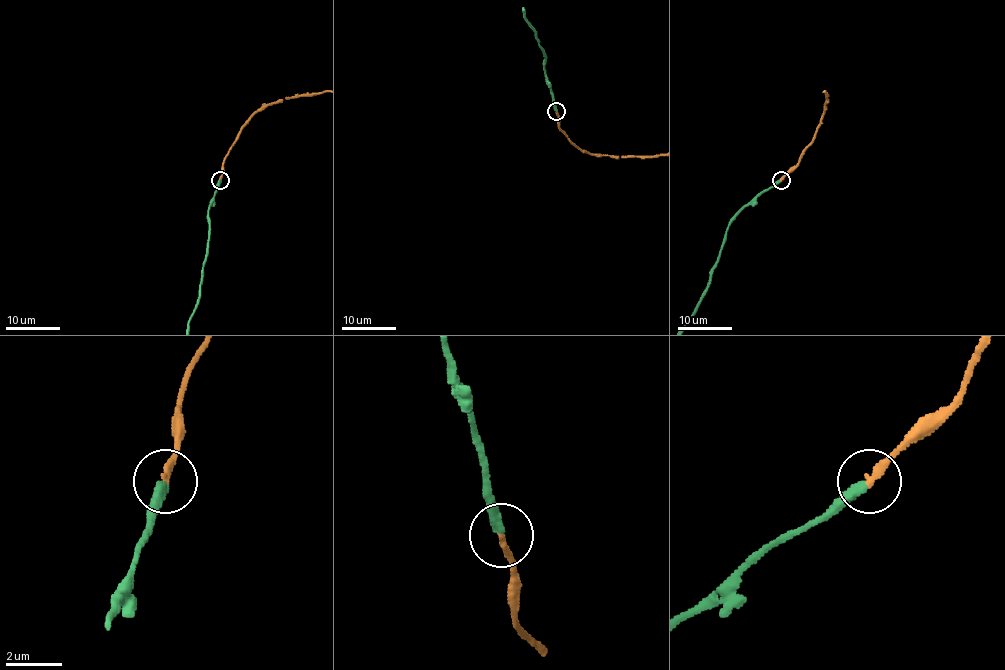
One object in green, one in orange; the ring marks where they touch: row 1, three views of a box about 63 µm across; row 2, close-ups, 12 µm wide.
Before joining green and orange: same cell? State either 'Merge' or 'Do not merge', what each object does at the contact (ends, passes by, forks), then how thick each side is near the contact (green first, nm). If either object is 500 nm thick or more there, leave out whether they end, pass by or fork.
Merge. At the ring green ends. At the ring orange ends. Thickness 360 nm (green) against 260 nm

